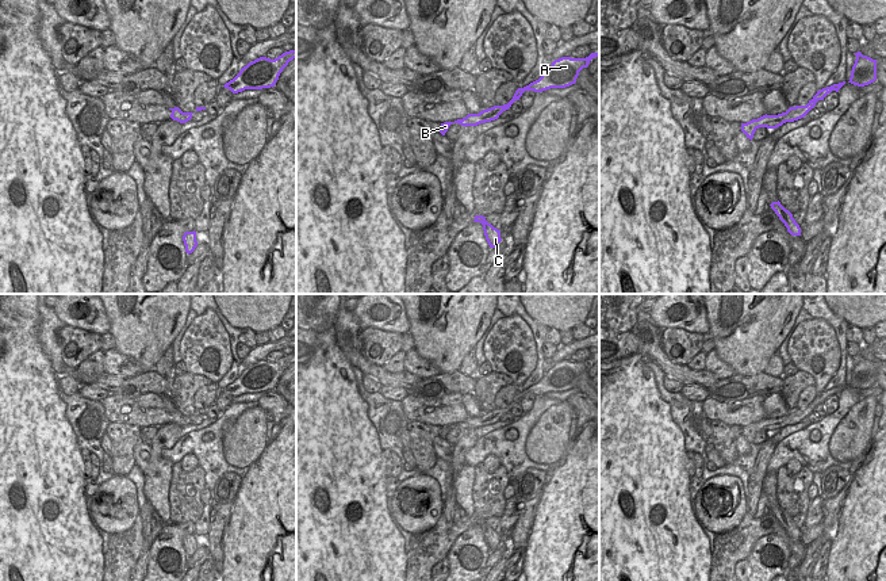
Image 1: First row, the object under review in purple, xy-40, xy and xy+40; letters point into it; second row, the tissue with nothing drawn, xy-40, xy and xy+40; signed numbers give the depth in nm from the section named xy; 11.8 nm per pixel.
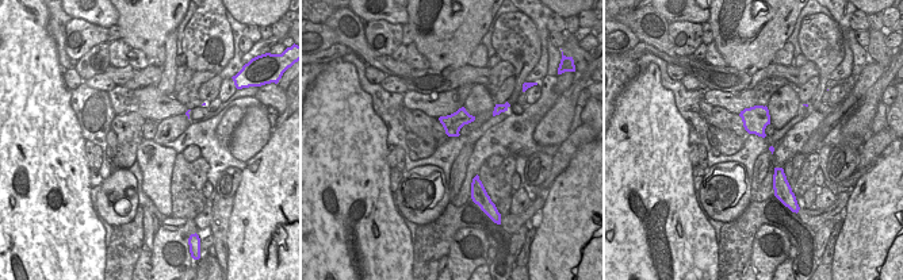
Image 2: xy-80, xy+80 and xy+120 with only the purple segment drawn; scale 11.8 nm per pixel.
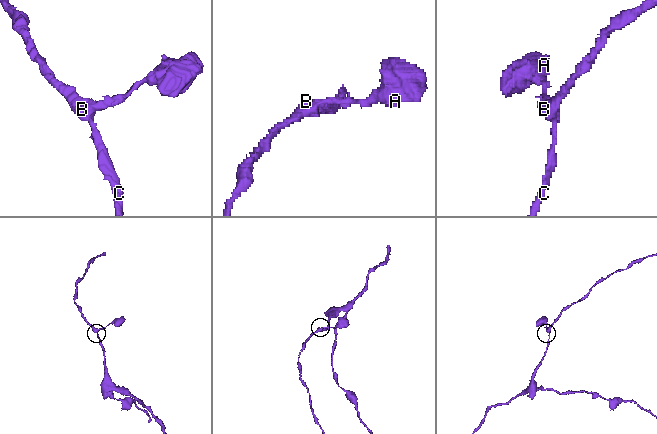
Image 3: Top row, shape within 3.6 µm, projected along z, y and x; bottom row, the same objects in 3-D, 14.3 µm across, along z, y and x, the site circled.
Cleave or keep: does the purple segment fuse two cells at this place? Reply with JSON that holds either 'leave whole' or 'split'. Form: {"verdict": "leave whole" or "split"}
{"verdict": "leave whole"}

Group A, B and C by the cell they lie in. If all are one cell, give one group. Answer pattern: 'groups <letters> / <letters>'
groups A B C

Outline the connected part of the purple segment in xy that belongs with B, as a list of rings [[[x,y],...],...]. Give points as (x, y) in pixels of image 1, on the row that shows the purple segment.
[[[591,53],[586,58],[561,57],[559,60],[555,60],[552,65],[546,70],[544,70],[538,80],[530,83],[523,88],[518,88],[513,99],[507,104],[494,106],[491,108],[480,111],[479,114],[468,114],[463,119],[441,123],[440,133],[445,135],[452,123],[459,123],[467,127],[495,121],[503,111],[509,110],[515,100],[519,100],[525,91],[542,92],[551,88],[569,87],[576,83],[579,72],[583,68],[587,68],[590,61],[598,56],[599,53]]]

